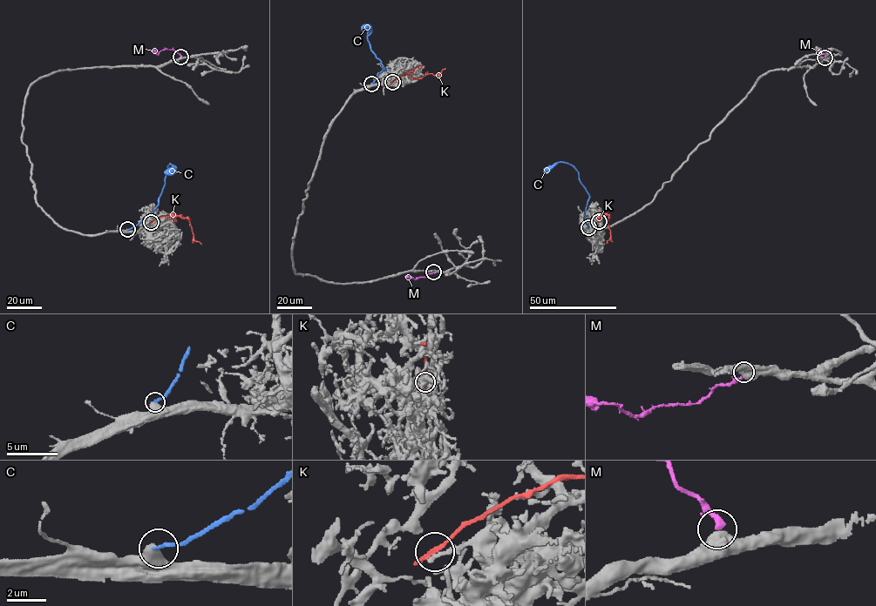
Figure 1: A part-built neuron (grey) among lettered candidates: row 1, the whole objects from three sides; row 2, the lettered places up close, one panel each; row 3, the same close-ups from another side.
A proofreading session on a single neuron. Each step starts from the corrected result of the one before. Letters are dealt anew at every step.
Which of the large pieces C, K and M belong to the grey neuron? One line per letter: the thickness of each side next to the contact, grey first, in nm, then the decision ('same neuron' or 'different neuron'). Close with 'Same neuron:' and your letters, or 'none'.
C: calibres 500 and 190 nm; different neuron
K: calibres 240 and 240 nm; different neuron
M: calibres 800 and 320 nm; different neuron
Same neuron: none

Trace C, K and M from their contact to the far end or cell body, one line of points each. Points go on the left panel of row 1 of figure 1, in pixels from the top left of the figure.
C: (127, 229), (141, 221), (158, 205), (171, 164), (173, 167), (165, 173)
K: (151, 222), (162, 216), (182, 216), (189, 222), (193, 239), (201, 244)
M: (180, 57), (173, 50), (166, 49), (158, 54), (152, 50)

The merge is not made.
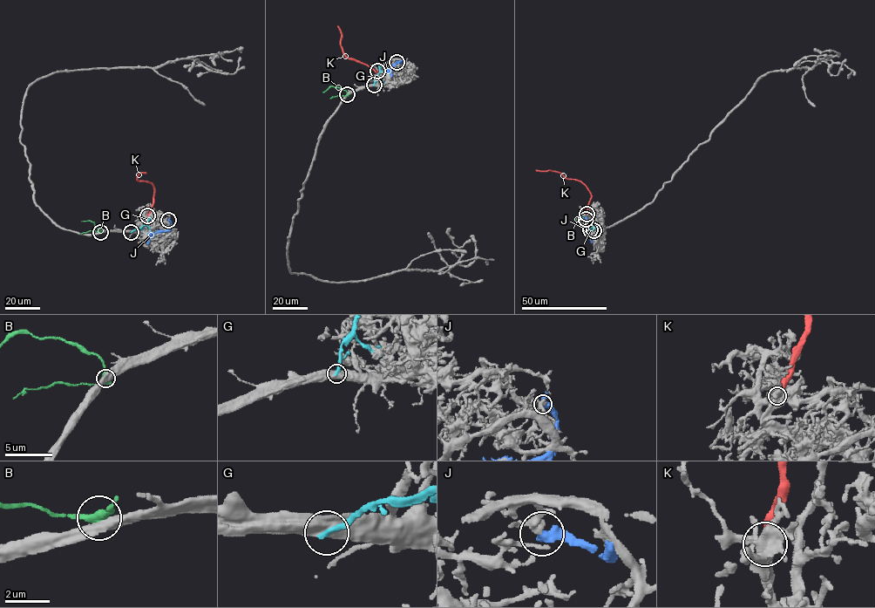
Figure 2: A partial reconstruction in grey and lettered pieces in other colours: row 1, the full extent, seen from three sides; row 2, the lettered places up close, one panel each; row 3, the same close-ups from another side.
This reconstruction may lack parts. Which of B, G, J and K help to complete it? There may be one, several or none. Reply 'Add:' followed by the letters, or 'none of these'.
Add: K

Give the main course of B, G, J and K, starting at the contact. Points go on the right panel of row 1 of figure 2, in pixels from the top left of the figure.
B: (590, 229), (579, 224), (579, 219)
G: (593, 230), (579, 215)
J: (586, 219), (588, 225), (584, 229), (593, 242)
K: (586, 214), (591, 197), (586, 187), (558, 172), (536, 170)

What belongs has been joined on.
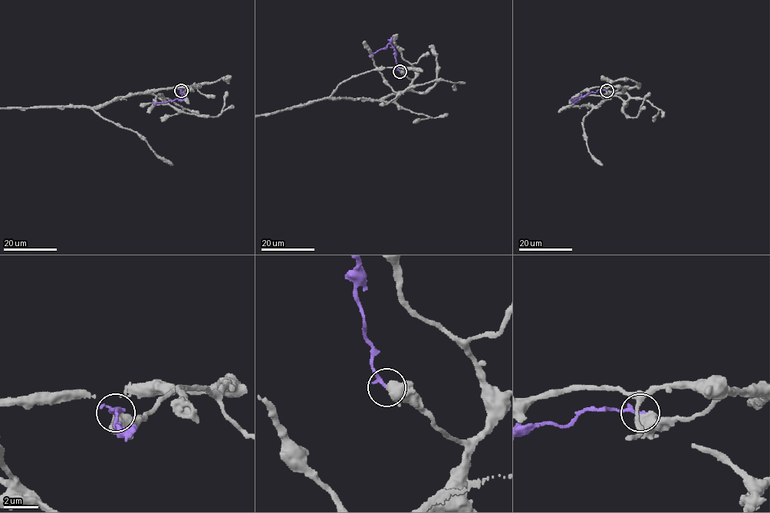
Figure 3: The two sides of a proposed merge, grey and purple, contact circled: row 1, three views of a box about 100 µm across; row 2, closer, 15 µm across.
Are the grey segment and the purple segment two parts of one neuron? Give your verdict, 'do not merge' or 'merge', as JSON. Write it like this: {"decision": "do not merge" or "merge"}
{"decision": "do not merge"}

